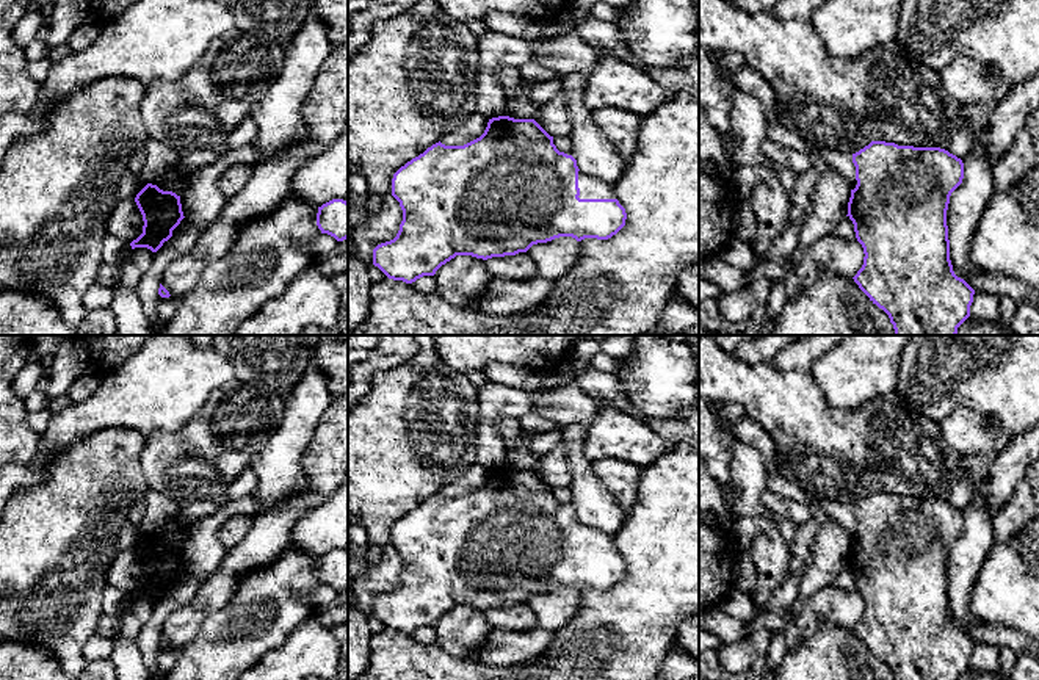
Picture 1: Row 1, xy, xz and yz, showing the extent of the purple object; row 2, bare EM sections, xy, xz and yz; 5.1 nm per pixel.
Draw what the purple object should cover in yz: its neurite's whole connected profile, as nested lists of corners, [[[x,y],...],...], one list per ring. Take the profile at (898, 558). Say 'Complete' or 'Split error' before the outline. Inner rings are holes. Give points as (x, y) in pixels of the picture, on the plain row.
Complete. [[[871,492],[853,505],[857,536],[851,541],[848,569],[863,599],[863,616],[853,628],[873,655],[882,660],[893,680],[958,680],[968,667],[975,641],[953,622],[947,561],[951,544],[962,534],[964,514],[940,498],[898,497]]]

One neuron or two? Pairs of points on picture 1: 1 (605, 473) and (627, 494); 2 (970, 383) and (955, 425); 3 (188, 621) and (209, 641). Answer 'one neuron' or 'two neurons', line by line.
1: one neuron
2: two neurons
3: two neurons

